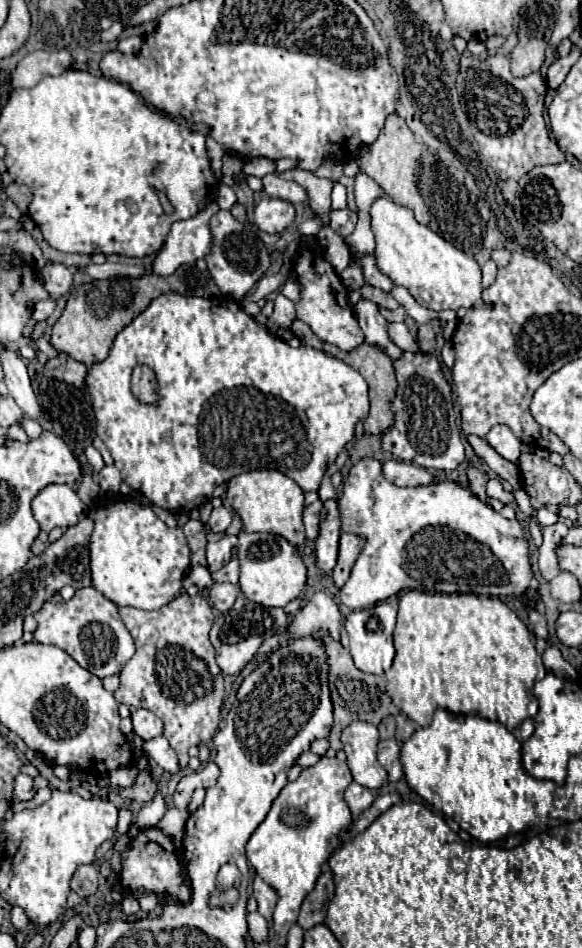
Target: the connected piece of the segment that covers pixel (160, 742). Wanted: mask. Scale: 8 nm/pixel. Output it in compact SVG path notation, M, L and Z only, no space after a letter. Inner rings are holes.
M159 736L159 738L153 738L149 742L143 742L143 752L157 764L161 766L167 774L177 774L181 770L181 766L177 764L177 754L173 752L171 744Z

